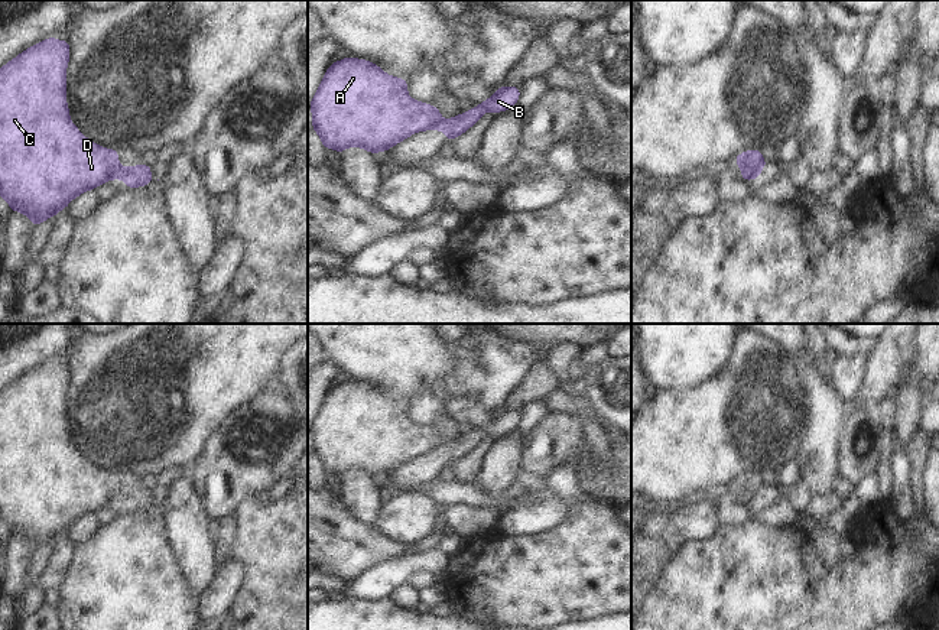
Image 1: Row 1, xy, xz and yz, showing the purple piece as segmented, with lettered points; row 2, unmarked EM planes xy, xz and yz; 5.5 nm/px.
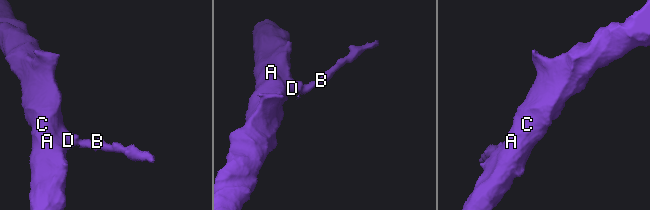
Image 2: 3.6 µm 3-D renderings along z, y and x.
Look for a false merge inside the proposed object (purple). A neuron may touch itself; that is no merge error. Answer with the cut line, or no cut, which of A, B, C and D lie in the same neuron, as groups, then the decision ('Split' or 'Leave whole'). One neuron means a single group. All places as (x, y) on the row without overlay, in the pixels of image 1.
Split along yz (763, 484), (750, 502). Groups: A C D / B. Split.

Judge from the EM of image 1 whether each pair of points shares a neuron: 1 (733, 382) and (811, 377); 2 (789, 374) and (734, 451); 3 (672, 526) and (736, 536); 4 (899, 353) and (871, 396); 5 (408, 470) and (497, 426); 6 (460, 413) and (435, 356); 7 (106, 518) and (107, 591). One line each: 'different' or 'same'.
1: different
2: same
3: different
4: same
5: same
6: different
7: different

